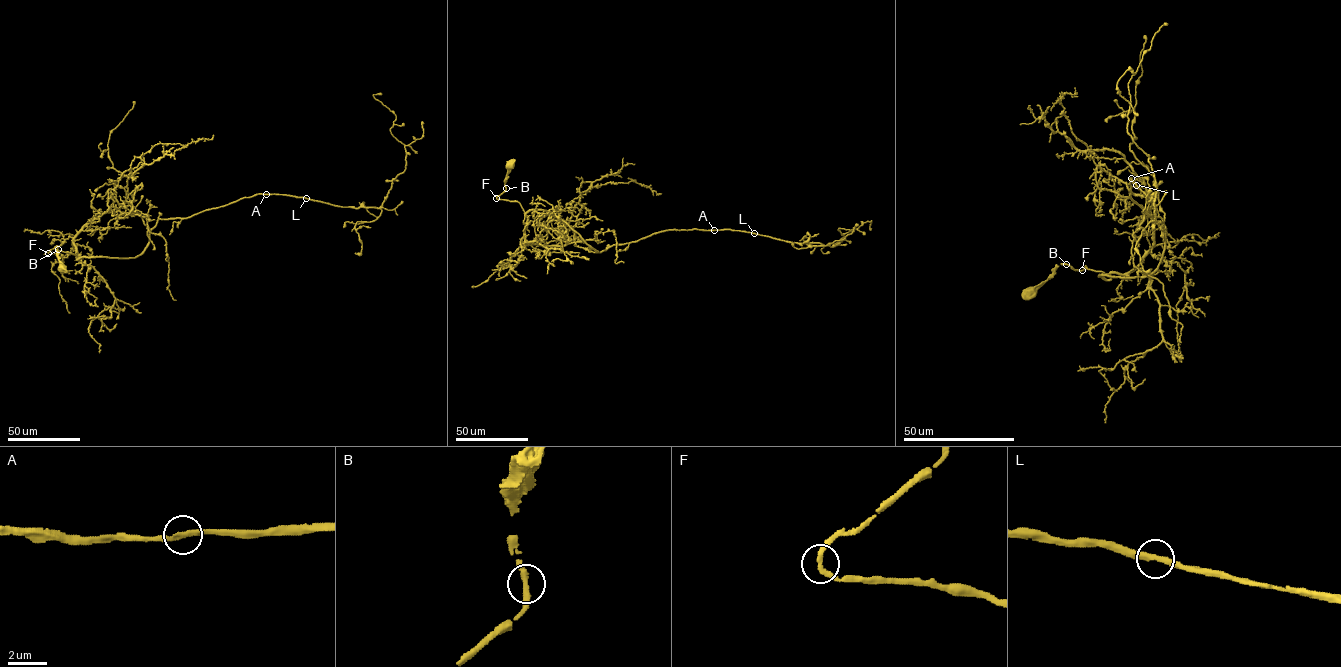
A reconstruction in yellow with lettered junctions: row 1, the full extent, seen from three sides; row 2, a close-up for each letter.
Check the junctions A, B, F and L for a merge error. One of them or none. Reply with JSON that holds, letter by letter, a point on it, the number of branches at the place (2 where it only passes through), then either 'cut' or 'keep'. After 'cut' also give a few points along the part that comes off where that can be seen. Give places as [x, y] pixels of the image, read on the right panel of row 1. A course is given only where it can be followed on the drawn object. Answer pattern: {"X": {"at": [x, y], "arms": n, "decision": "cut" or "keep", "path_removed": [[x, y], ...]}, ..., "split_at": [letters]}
{"A": {"at": [1131, 178], "arms": 2, "decision": "keep"}, "B": {"at": [1066, 264], "arms": 2, "decision": "keep"}, "F": {"at": [1082, 270], "arms": 2, "decision": "keep"}, "L": {"at": [1136, 185], "arms": 2, "decision": "keep"}, "split_at": []}

